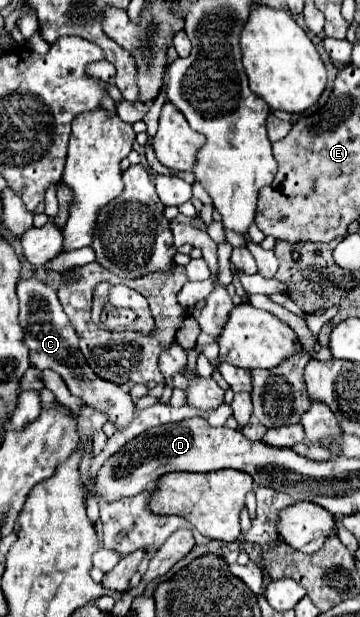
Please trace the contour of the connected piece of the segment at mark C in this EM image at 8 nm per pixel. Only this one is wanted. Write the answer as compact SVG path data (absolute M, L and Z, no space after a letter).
M38 279L20 281L16 287L18 299L20 299L20 323L24 327L24 341L30 347L30 363L36 369L52 369L56 371L64 383L68 385L70 393L78 399L82 399L86 405L94 407L96 411L104 413L110 423L114 423L116 429L124 429L134 421L136 405L132 395L122 389L118 383L106 381L98 377L82 357L82 351L78 347L78 337L74 329L70 327L70 321L66 313L62 311L62 305L58 301L56 289L40 283Z

